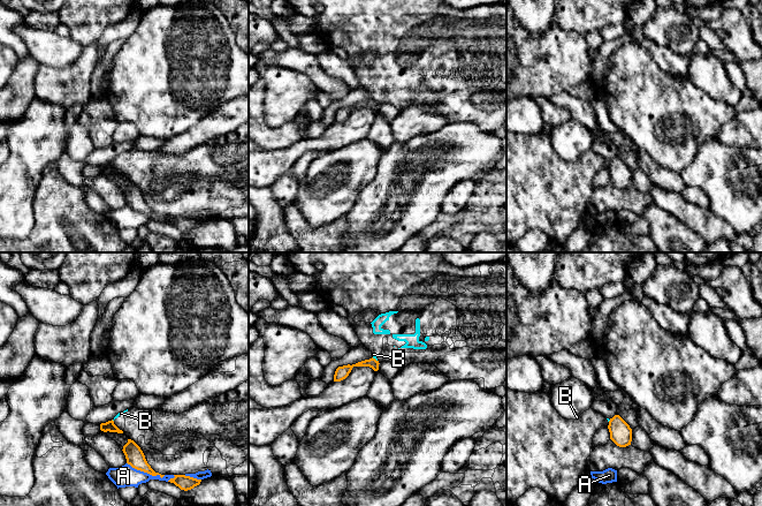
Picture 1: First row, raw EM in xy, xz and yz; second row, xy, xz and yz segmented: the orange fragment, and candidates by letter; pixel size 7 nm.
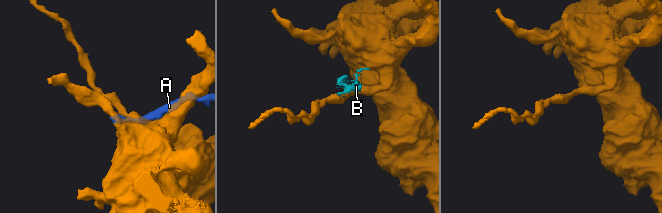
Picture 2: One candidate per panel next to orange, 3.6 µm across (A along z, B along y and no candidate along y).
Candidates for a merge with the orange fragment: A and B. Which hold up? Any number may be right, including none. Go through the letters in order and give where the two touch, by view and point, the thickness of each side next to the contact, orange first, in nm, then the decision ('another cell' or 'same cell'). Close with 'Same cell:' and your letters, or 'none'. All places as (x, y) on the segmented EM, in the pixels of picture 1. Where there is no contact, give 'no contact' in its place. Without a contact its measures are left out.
A: xy (146, 471) | 130/150 nm | another cell
B: xz (374, 359) | 90/30 nm | another cell
Same cell: none

